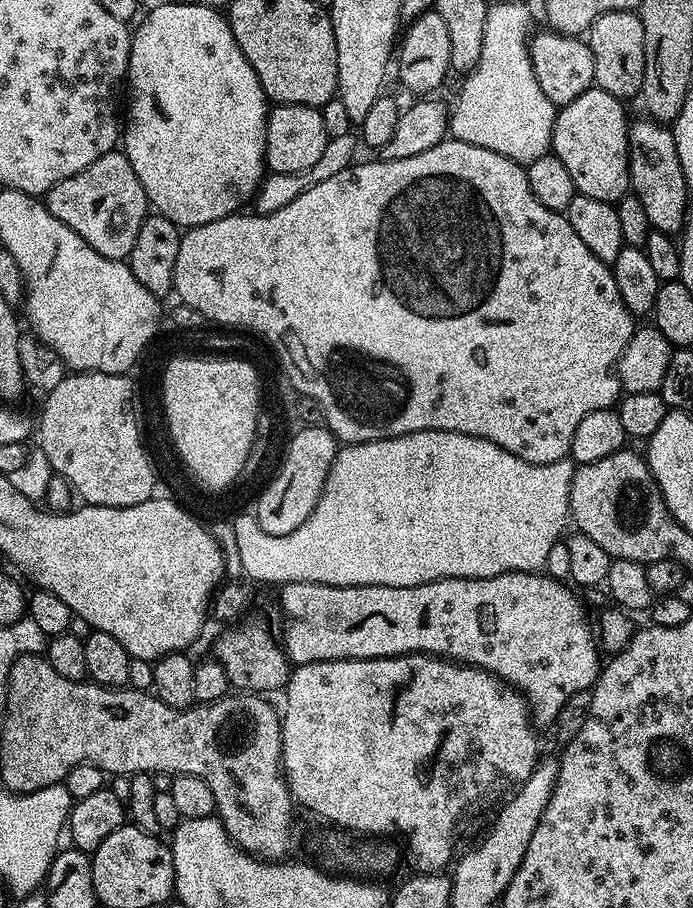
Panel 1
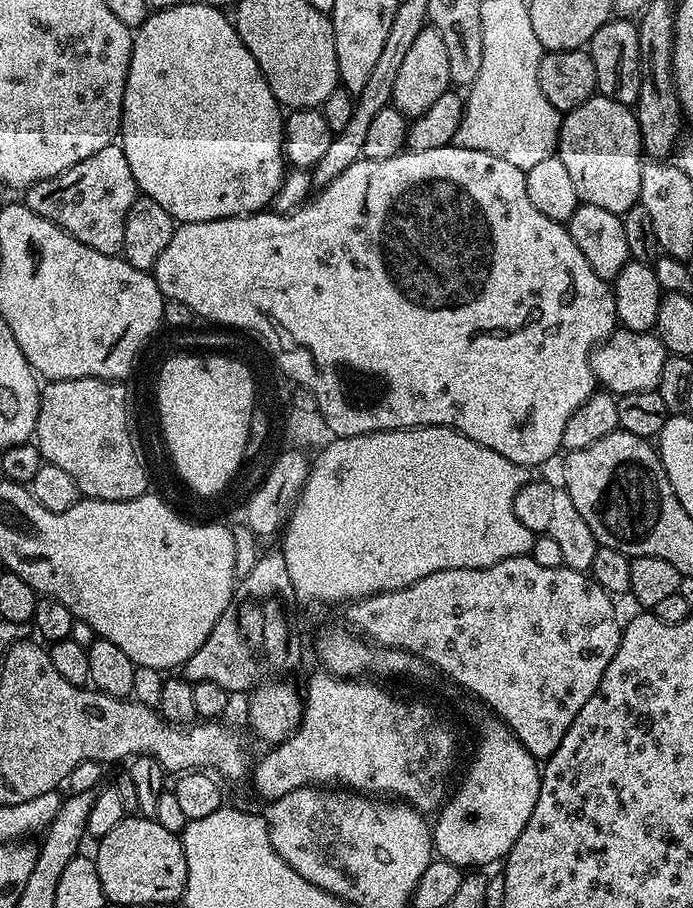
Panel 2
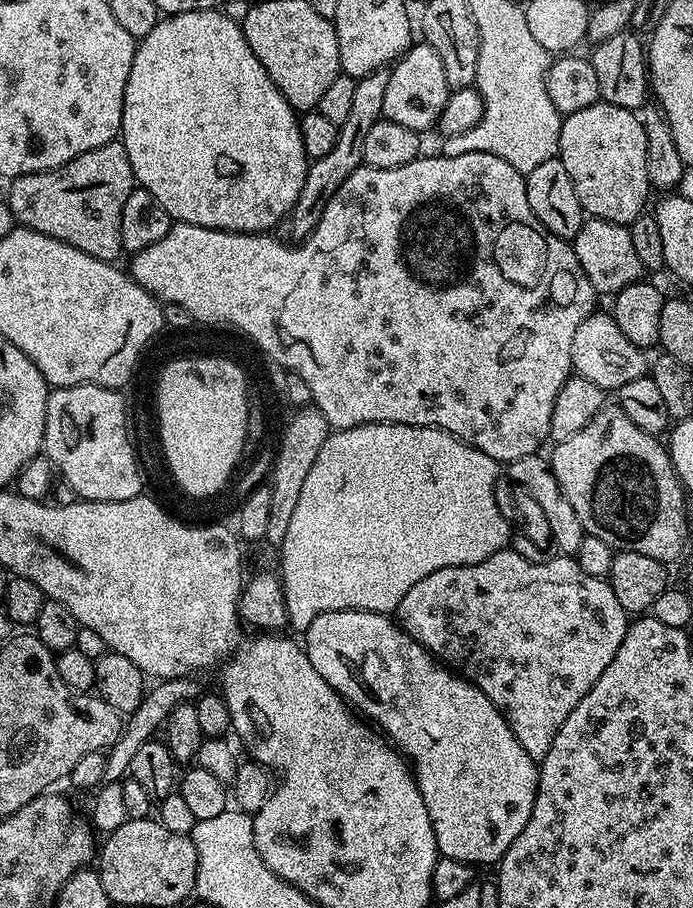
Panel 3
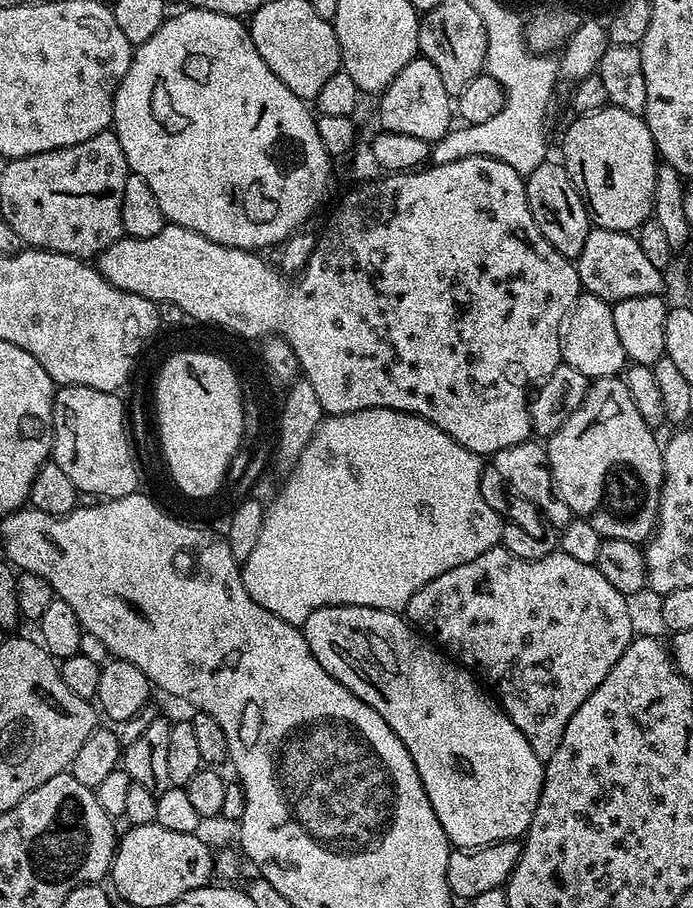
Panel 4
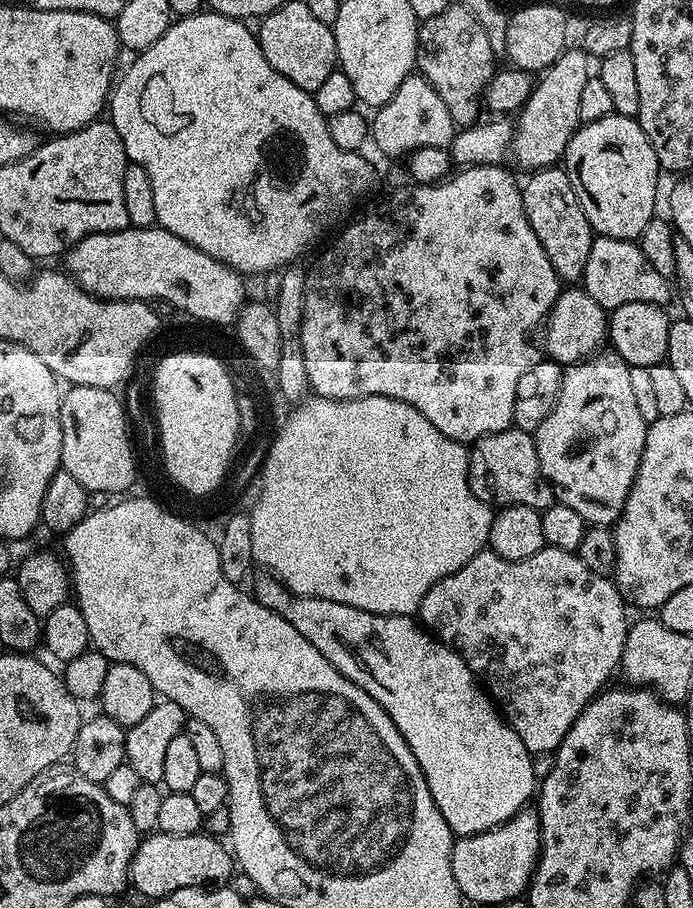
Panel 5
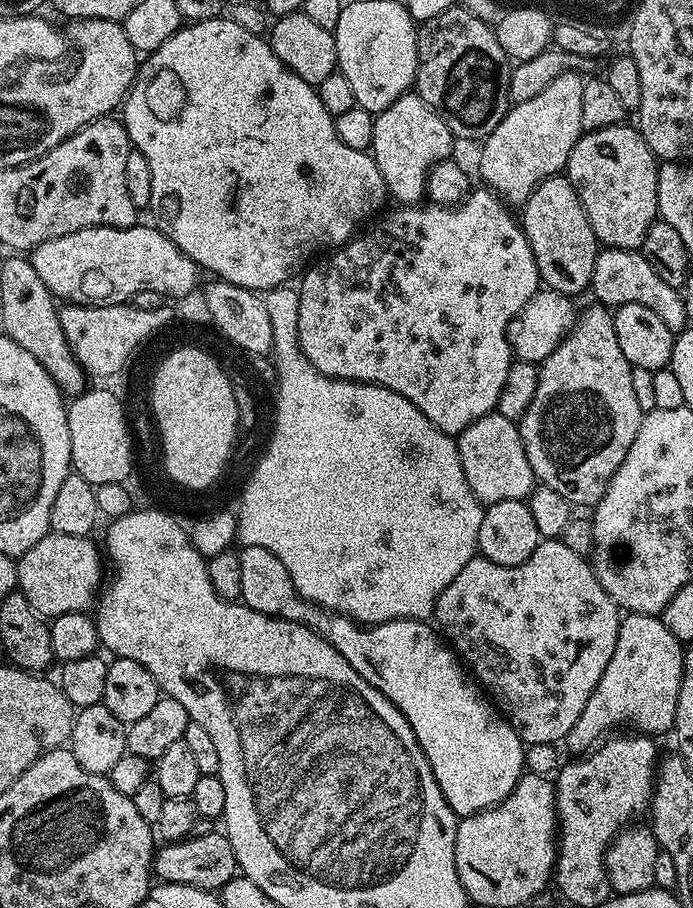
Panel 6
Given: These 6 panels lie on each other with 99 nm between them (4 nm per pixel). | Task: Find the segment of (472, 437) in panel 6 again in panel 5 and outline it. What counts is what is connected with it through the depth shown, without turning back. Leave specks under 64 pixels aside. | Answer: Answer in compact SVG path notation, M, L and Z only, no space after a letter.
M510 427L498 434L483 436L478 441L479 448L480 460L484 463L489 478L492 479L492 488L496 491L497 498L501 500L501 505L521 504L522 506L543 510L554 503L553 493L549 491L542 479L536 438L533 433Z

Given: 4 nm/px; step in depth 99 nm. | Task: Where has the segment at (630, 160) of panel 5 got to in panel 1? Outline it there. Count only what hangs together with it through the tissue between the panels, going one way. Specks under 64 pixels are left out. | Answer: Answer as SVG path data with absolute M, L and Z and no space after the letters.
M591 87L586 94L578 94L574 102L570 102L556 113L556 121L552 127L551 151L566 166L570 178L574 178L574 186L581 196L598 198L599 200L618 201L629 191L628 183L628 126L630 116L624 113L625 105L617 96L606 94L606 90Z

